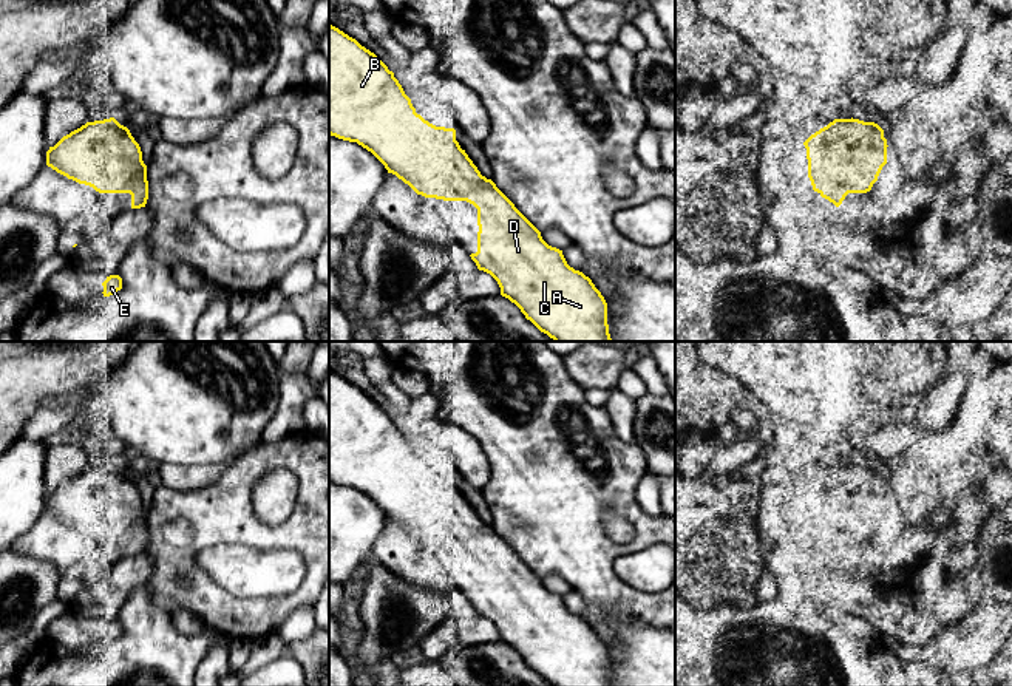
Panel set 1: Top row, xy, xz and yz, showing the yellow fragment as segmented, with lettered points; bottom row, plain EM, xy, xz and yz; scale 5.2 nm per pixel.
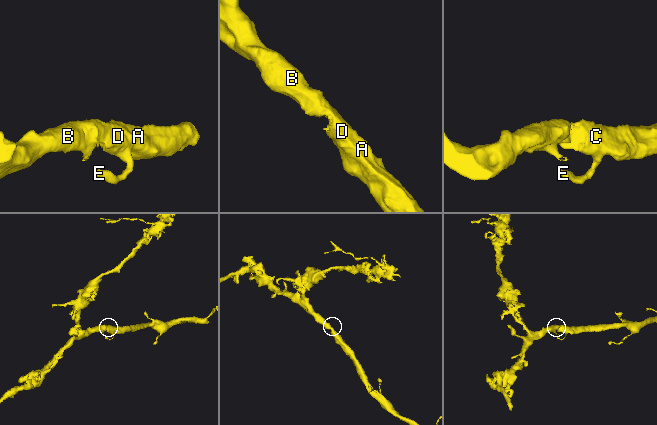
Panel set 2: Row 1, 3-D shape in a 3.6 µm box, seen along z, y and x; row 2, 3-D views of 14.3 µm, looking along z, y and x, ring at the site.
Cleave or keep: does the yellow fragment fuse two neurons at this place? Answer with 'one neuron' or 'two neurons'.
one neuron

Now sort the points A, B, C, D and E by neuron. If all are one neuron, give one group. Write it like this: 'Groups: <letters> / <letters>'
Groups: A B C D E

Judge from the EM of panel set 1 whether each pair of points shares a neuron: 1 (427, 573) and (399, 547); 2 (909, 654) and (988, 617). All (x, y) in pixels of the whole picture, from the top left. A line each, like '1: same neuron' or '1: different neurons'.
1: same neuron
2: different neurons

